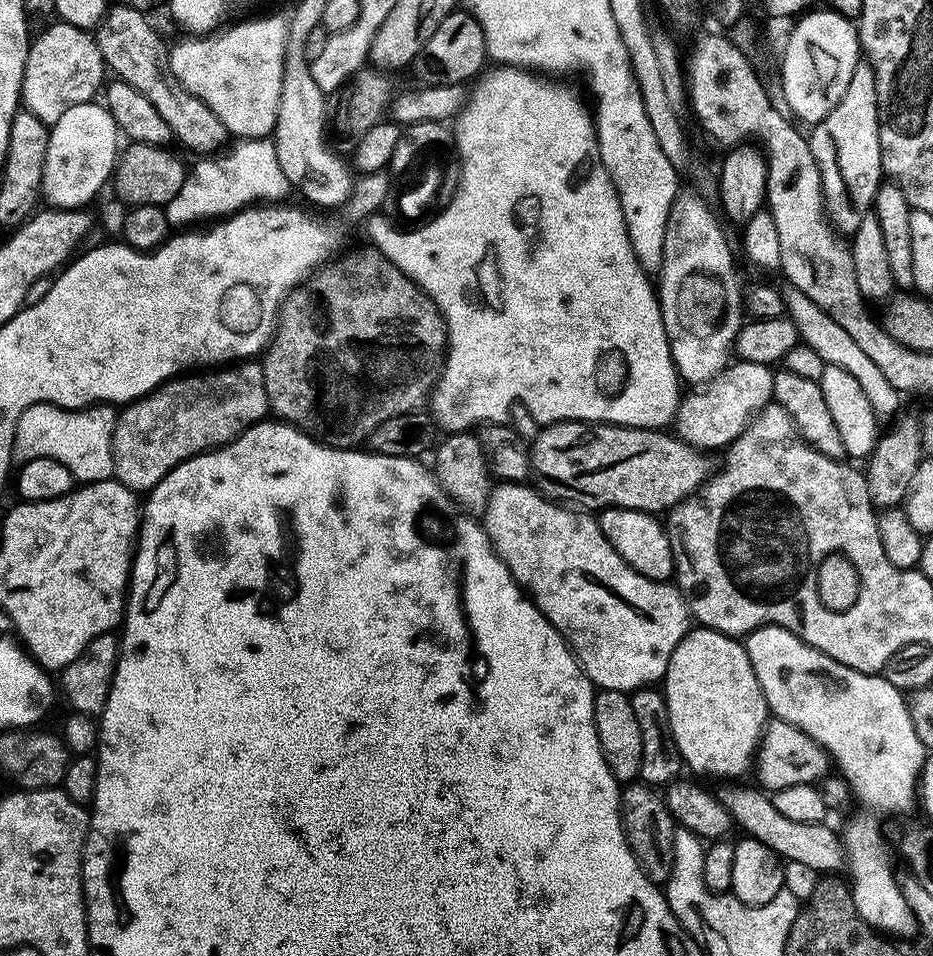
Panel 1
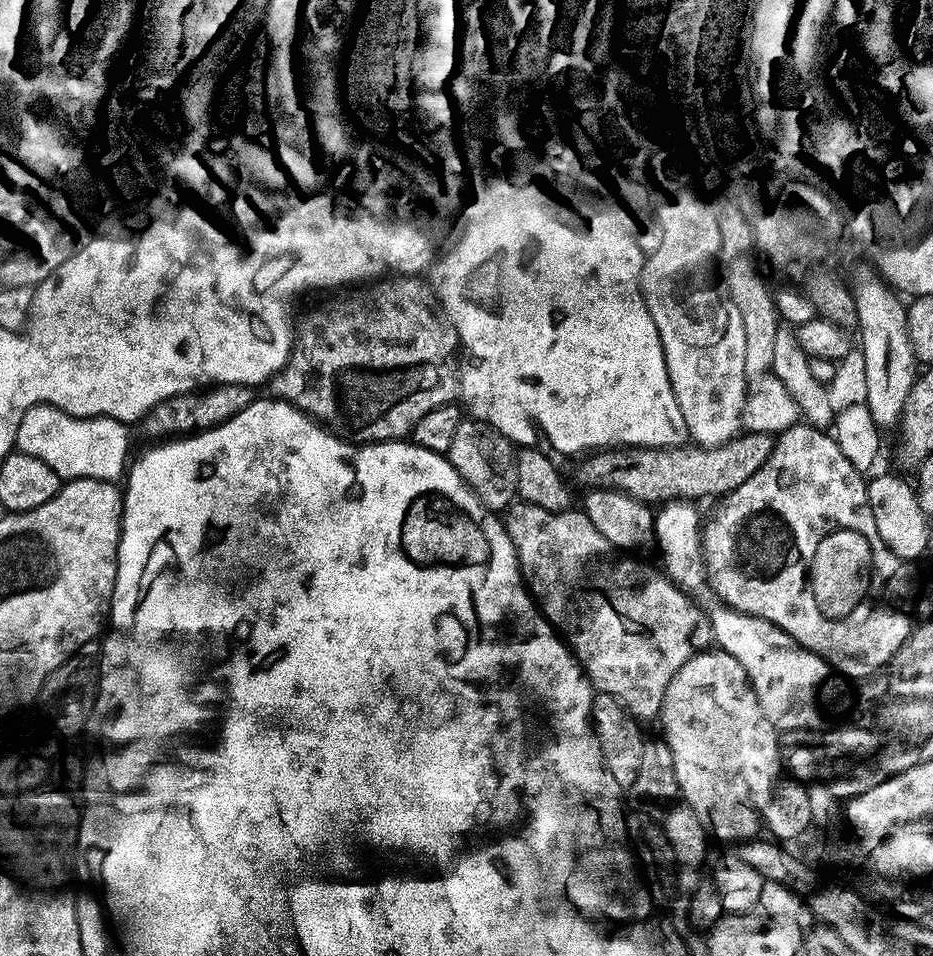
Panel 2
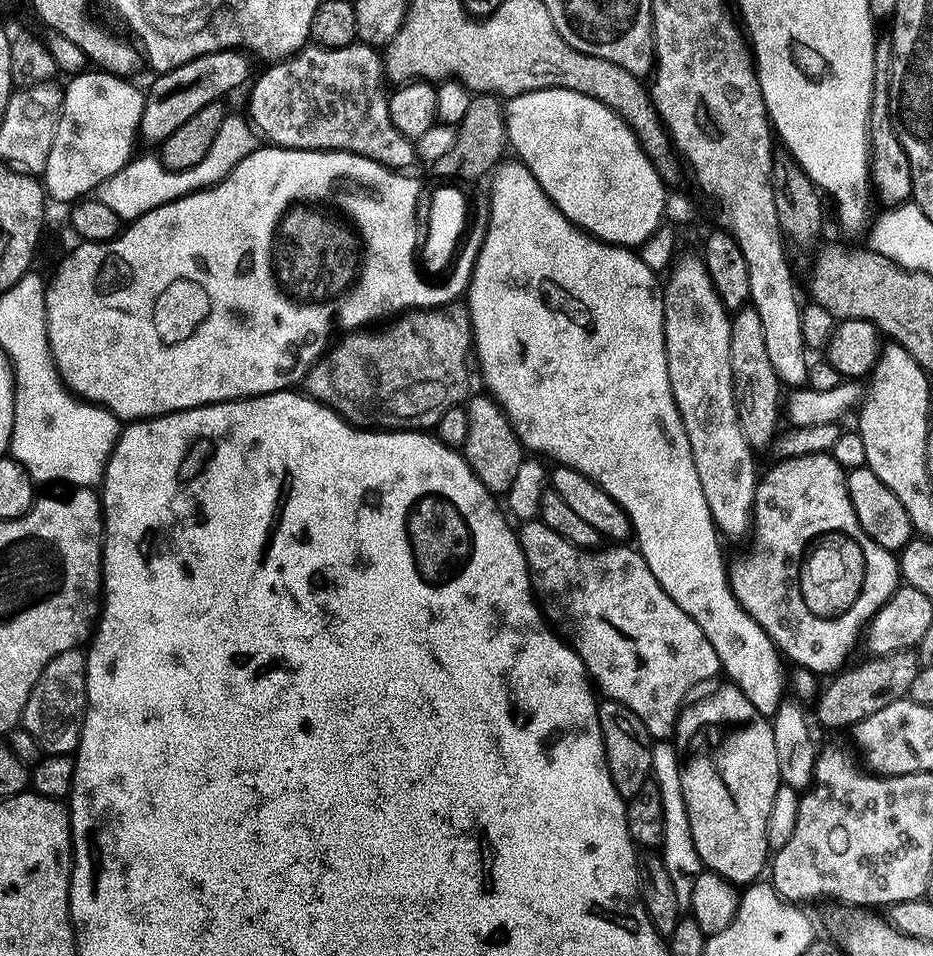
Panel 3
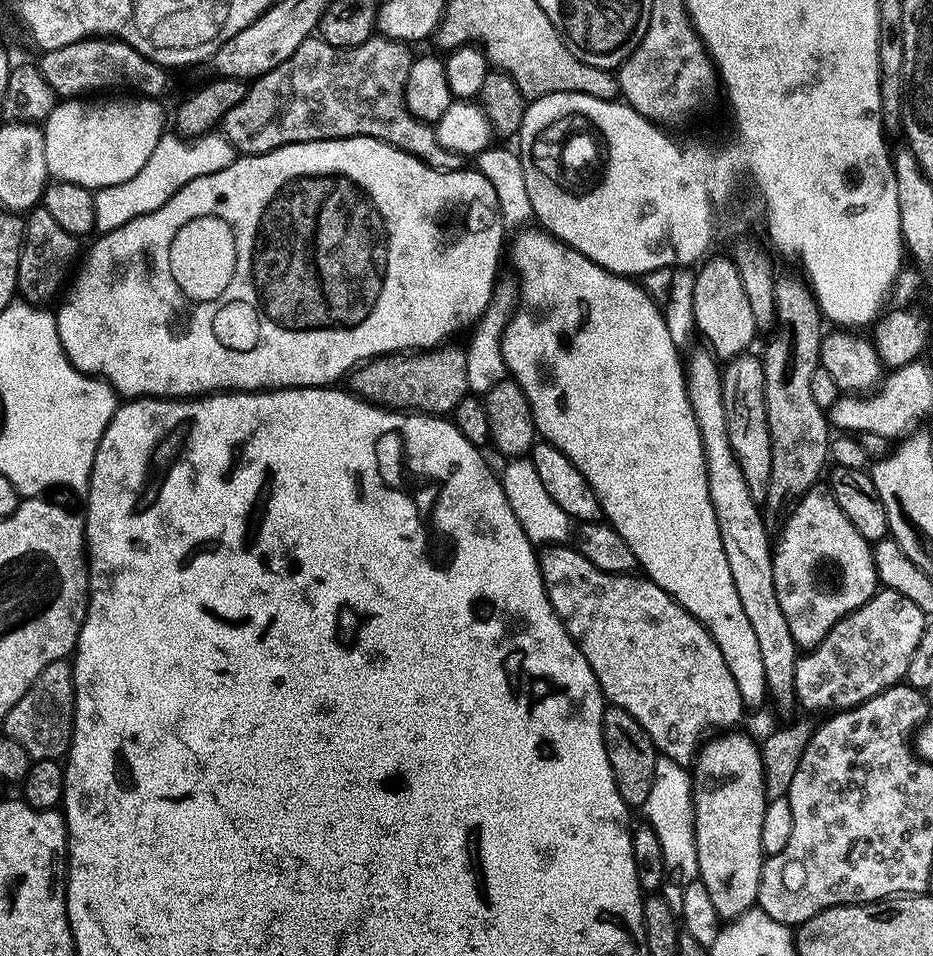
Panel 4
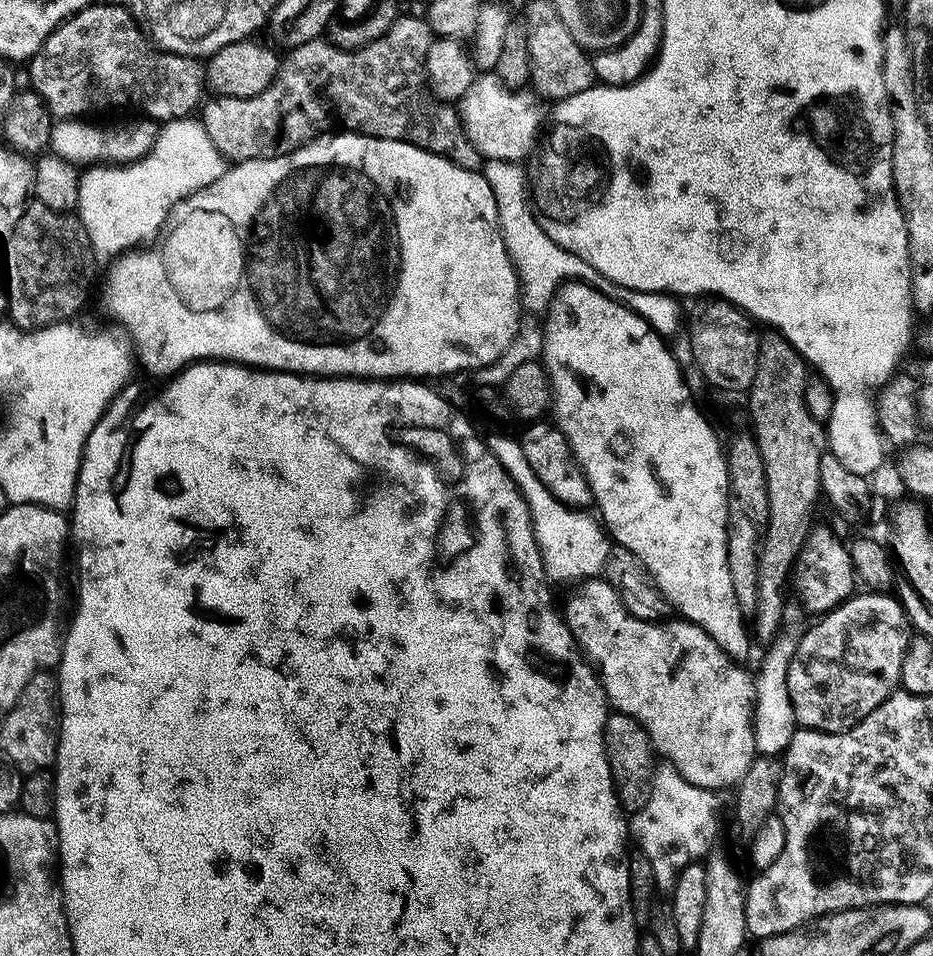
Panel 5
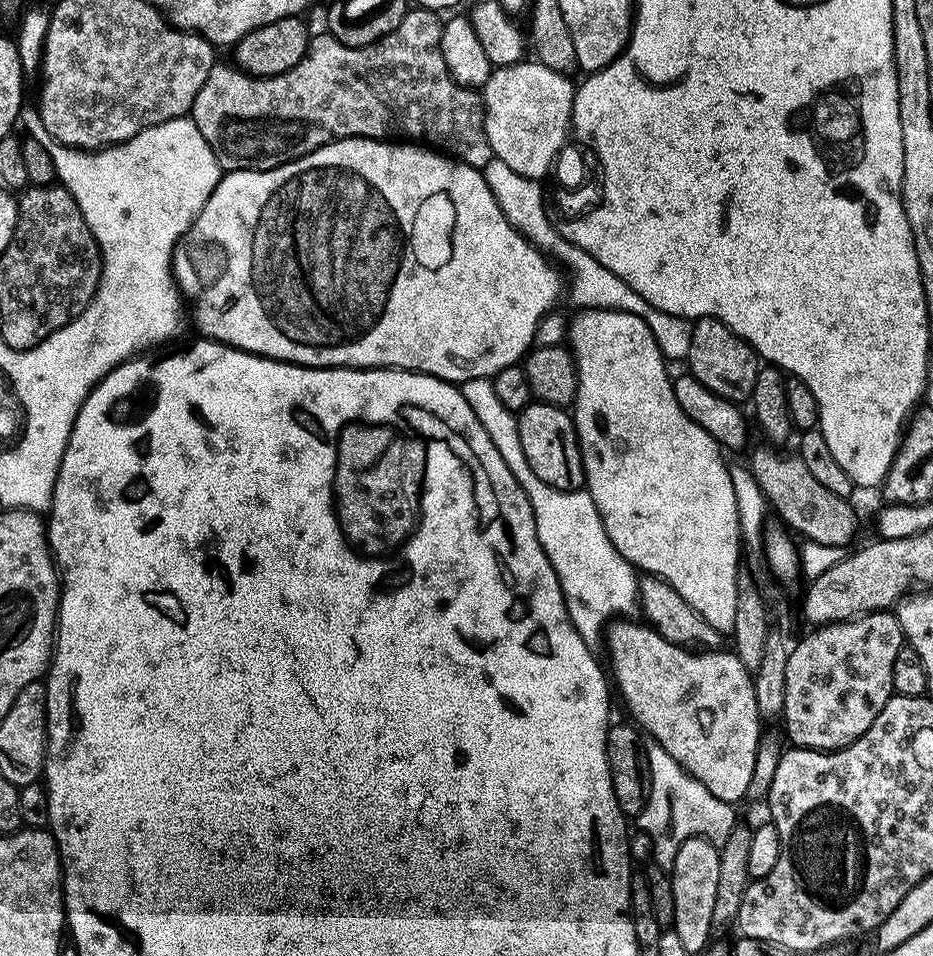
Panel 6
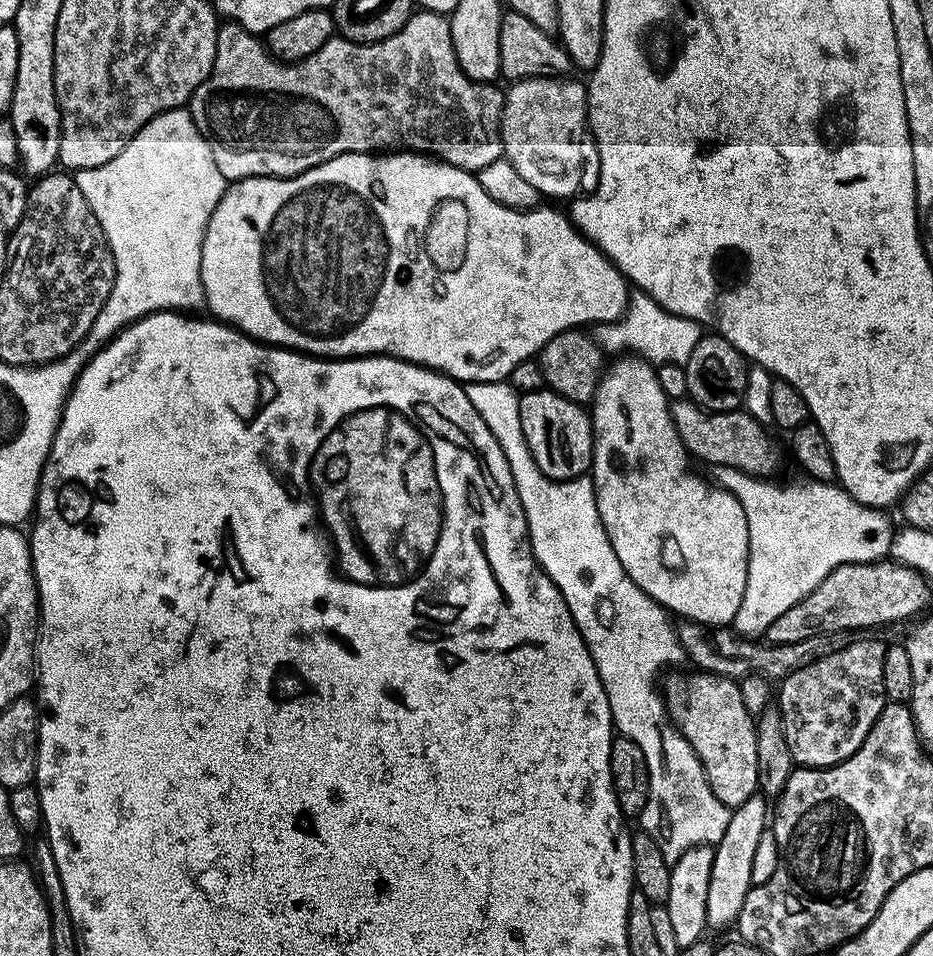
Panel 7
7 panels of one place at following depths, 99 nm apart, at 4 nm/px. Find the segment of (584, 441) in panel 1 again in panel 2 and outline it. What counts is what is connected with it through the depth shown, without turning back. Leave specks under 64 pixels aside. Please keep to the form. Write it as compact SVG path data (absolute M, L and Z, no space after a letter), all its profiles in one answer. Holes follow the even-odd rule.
M748 432L723 448L617 448L600 450L581 459L576 468L576 480L584 490L610 488L625 492L649 506L673 502L701 502L711 496L727 498L738 486L750 482L770 458L776 440L766 432Z

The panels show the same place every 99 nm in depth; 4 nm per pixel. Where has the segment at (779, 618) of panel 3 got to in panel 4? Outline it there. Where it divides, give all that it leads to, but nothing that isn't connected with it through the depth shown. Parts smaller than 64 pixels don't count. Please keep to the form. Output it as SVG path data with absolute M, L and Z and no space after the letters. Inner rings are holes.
M831 487L811 488L791 509L788 518L784 533L774 544L774 586L778 590L782 614L786 614L786 622L790 622L790 634L794 634L797 649L811 650L827 638L837 622L844 620L851 612L857 612L866 598L876 595L876 557L873 545L863 540L858 530L854 530L850 518L842 514L842 506L838 506ZM824 564L844 568L841 588L823 592L816 585ZM860 571L864 571L865 576Z

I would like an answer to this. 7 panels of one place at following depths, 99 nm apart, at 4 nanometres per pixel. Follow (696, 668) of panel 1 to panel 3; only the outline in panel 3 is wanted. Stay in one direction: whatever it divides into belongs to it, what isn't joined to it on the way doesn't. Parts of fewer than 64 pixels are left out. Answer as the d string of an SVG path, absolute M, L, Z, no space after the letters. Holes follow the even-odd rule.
M727 687L718 689L713 696L697 704L689 703L680 714L674 740L682 752L684 747L686 759L682 764L682 794L690 814L690 830L701 865L734 885L751 886L763 877L760 876L763 872L765 875L770 864L770 810L774 810L774 798L778 798L778 790L782 787L778 742L772 729L773 721L763 716L740 688Z

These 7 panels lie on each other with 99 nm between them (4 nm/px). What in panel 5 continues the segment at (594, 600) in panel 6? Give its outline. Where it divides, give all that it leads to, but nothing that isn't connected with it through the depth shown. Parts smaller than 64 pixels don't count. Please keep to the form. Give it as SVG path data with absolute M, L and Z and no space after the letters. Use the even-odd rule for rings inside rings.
M492 434L487 437L486 443L494 458L502 462L502 470L510 474L526 502L549 581L556 583L557 580L560 584L576 586L583 581L603 577L608 567L610 537L601 521L595 515L592 517L591 511L558 502L558 498L554 498L554 494L550 494L550 490L546 490L546 486L542 486L542 481L534 474L519 439L512 438L508 434Z

